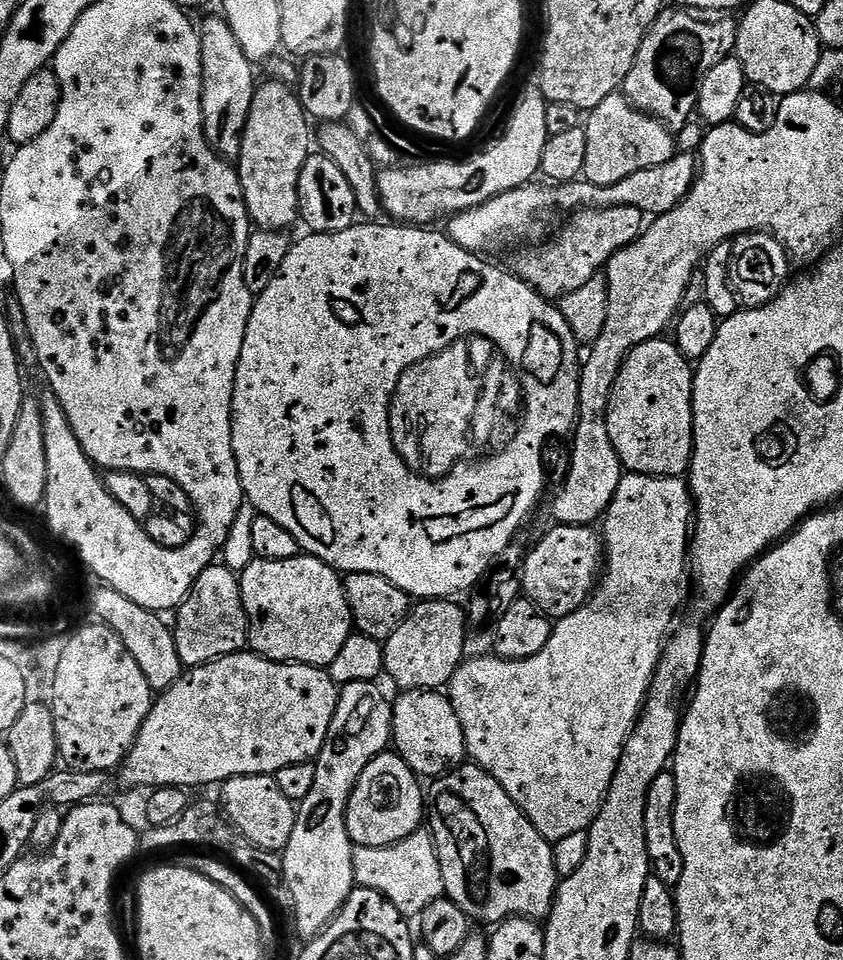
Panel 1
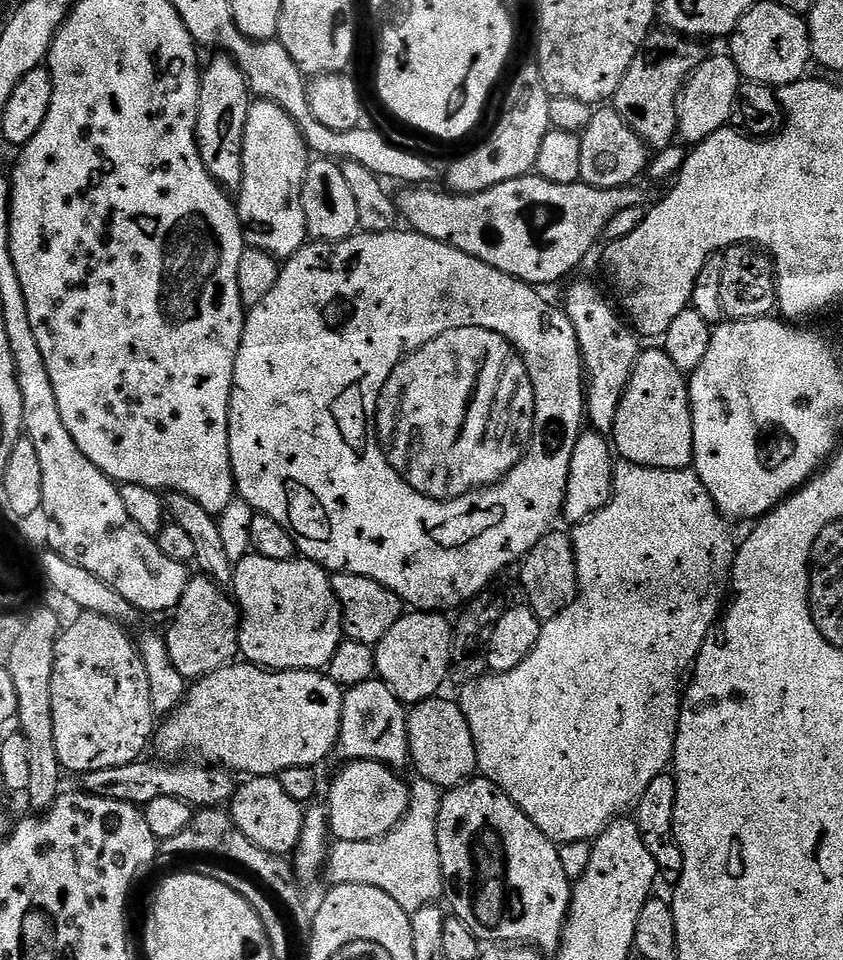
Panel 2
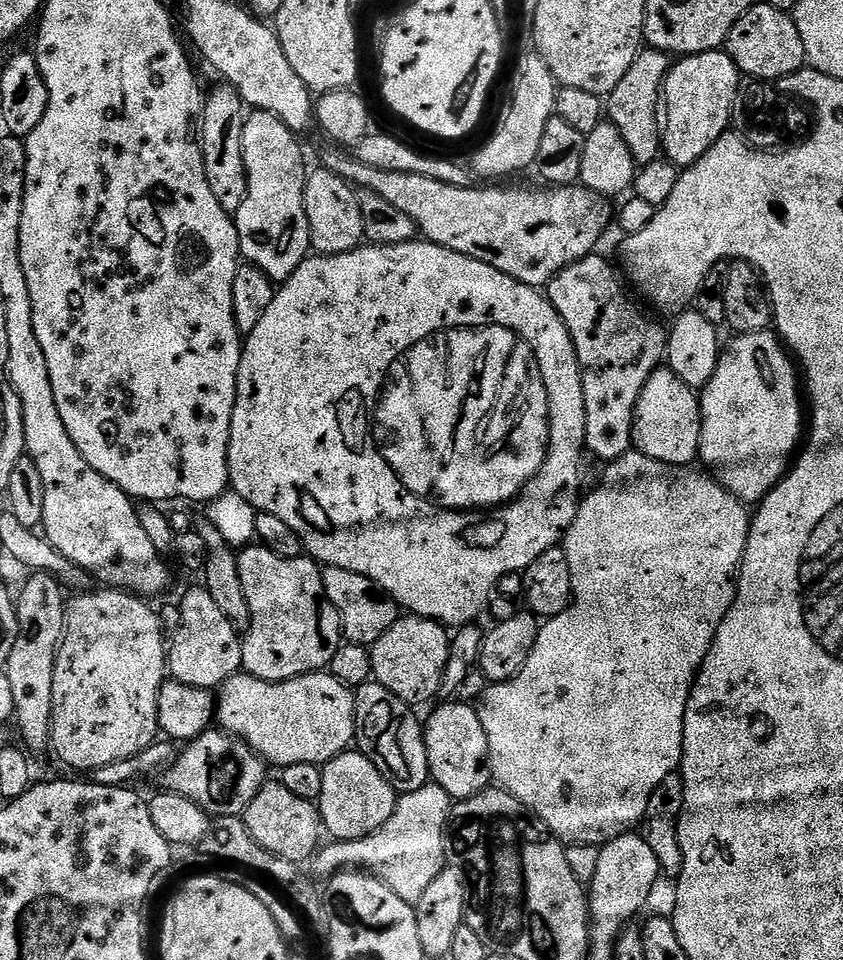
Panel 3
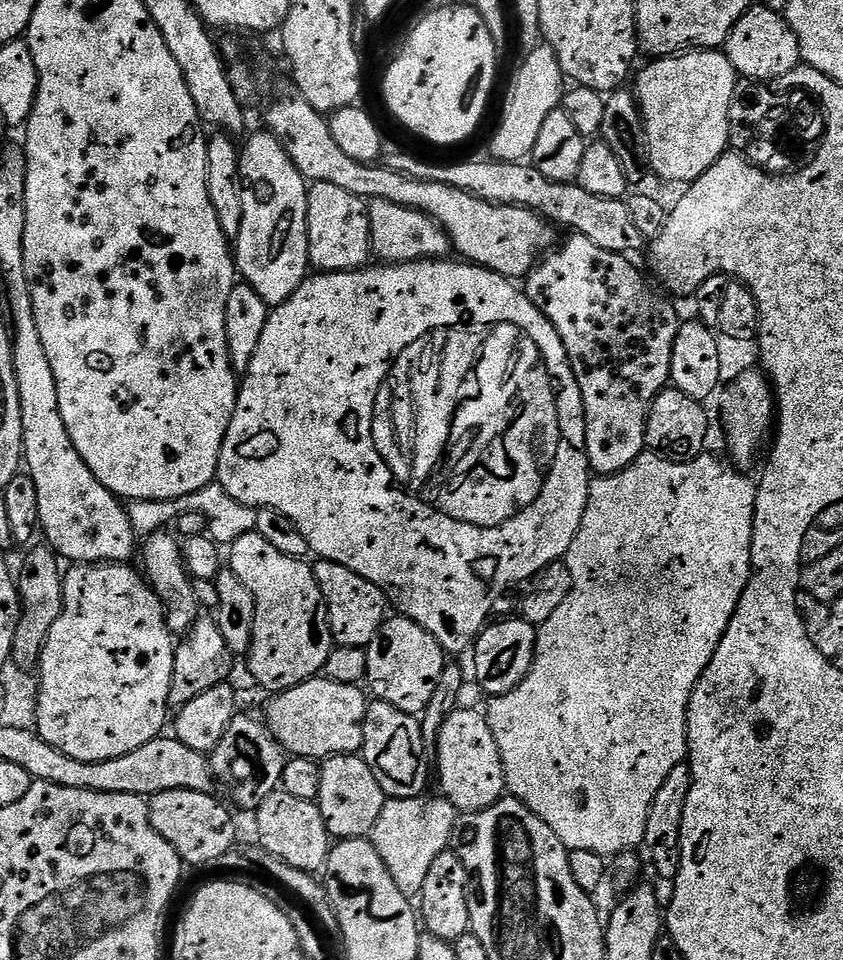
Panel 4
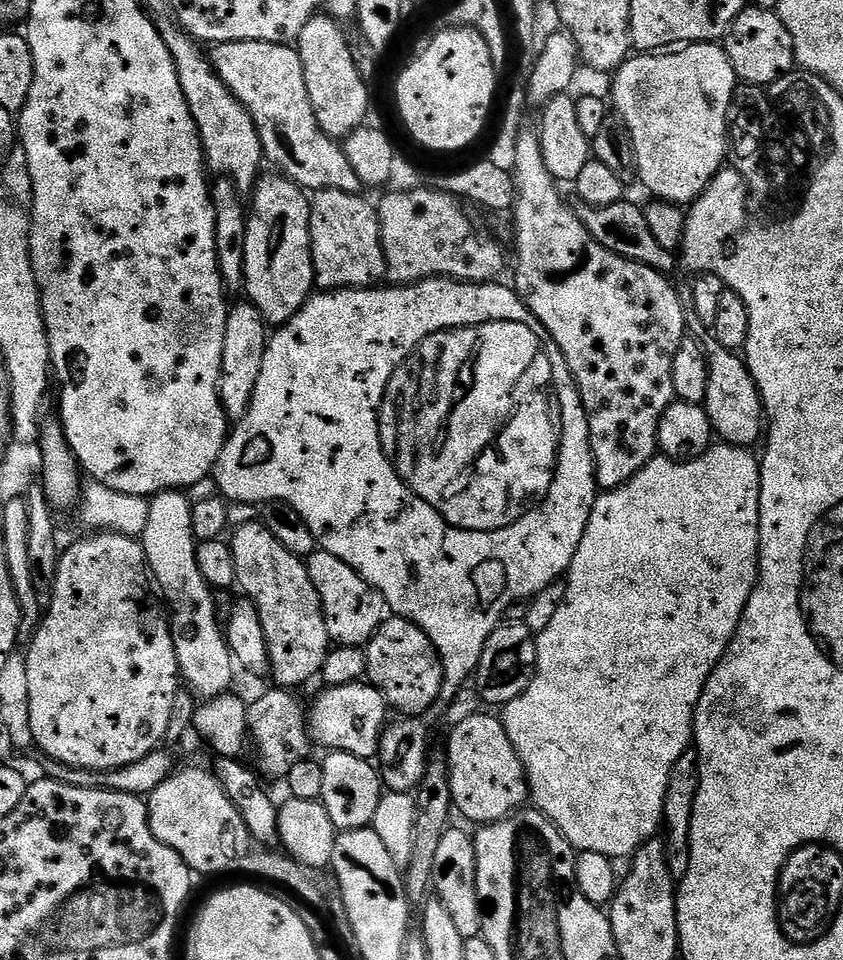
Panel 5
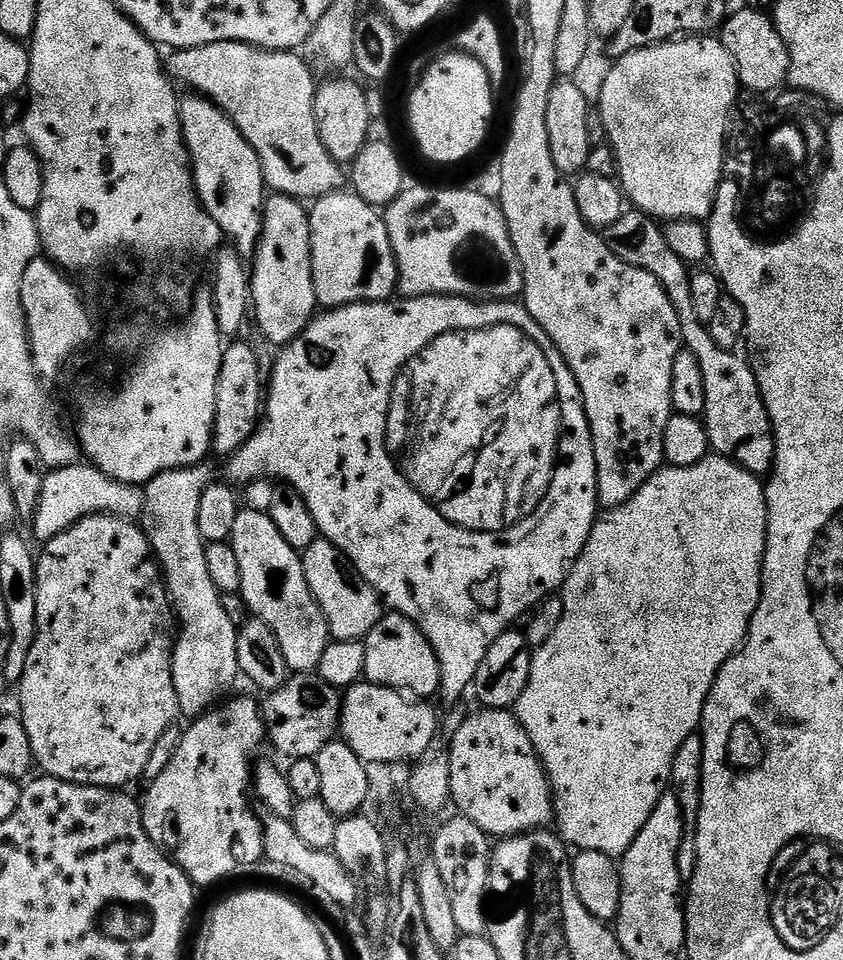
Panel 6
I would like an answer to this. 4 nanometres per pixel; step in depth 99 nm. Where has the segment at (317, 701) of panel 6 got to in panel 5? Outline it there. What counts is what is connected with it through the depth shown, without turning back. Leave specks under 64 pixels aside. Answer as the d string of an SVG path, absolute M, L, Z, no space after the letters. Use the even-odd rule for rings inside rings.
M272 686L269 692L264 692L256 701L248 704L248 735L251 743L256 743L256 752L260 755L259 771L265 777L283 781L298 762L309 759L314 741L308 730L308 712L306 704L296 697L295 691L279 686Z

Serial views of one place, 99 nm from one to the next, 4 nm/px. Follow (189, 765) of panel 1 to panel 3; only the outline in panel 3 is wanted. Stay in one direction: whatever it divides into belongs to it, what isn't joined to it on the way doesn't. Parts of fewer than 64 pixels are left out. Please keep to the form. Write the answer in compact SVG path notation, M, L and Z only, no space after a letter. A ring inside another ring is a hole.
M327 671L289 680L259 680L247 674L231 676L218 689L215 719L231 736L245 740L277 769L310 762L321 766L349 751L356 738L356 697Z

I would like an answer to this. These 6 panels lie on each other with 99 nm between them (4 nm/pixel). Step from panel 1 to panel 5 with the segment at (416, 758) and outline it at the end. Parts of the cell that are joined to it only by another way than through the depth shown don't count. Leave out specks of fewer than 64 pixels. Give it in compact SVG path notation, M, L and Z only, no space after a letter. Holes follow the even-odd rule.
M468 716L452 733L448 736L448 744L446 743L446 751L448 753L448 777L450 778L450 790L452 791L452 803L455 811L460 812L468 820L473 820L473 825L483 826L485 824L493 824L498 822L502 818L512 815L514 812L519 812L529 803L530 797L528 795L528 779L524 773L524 767L522 762L518 758L518 754L514 750L514 746L510 742L510 734L506 734L504 729L503 719L497 718L496 720L492 716Z

